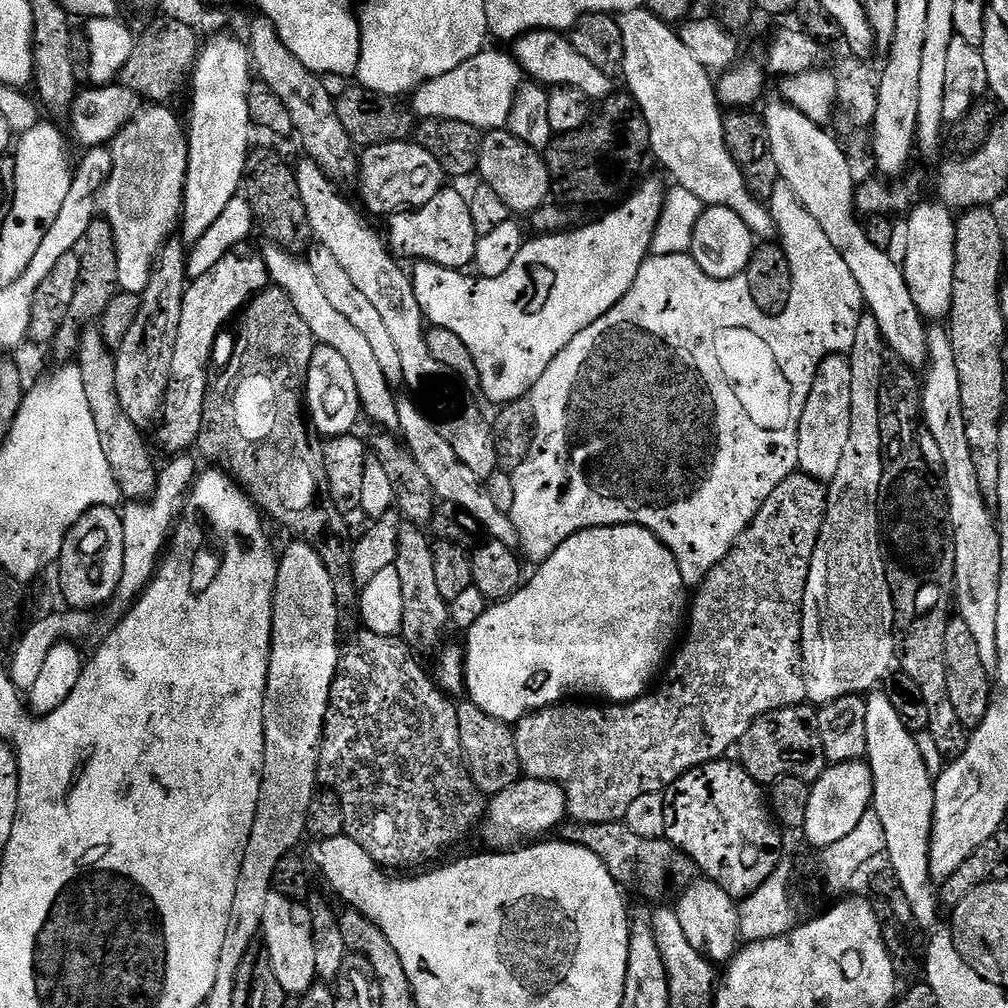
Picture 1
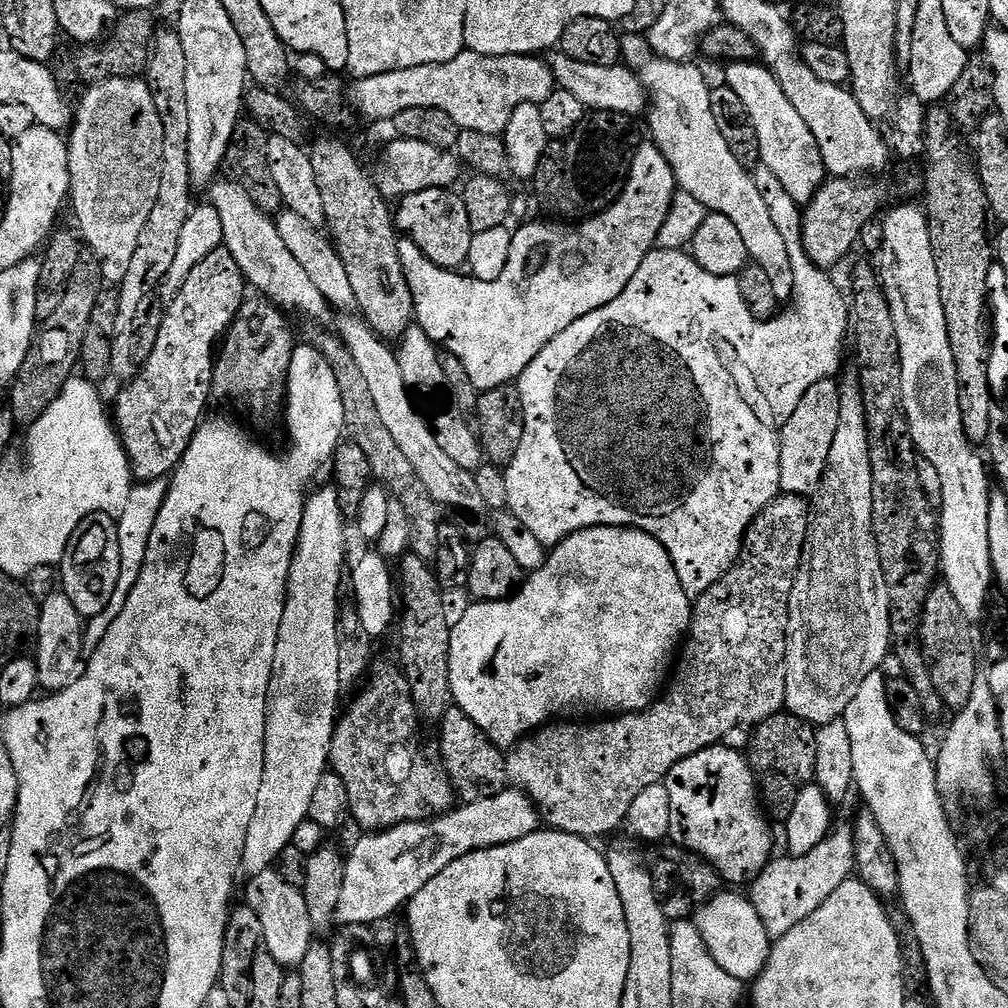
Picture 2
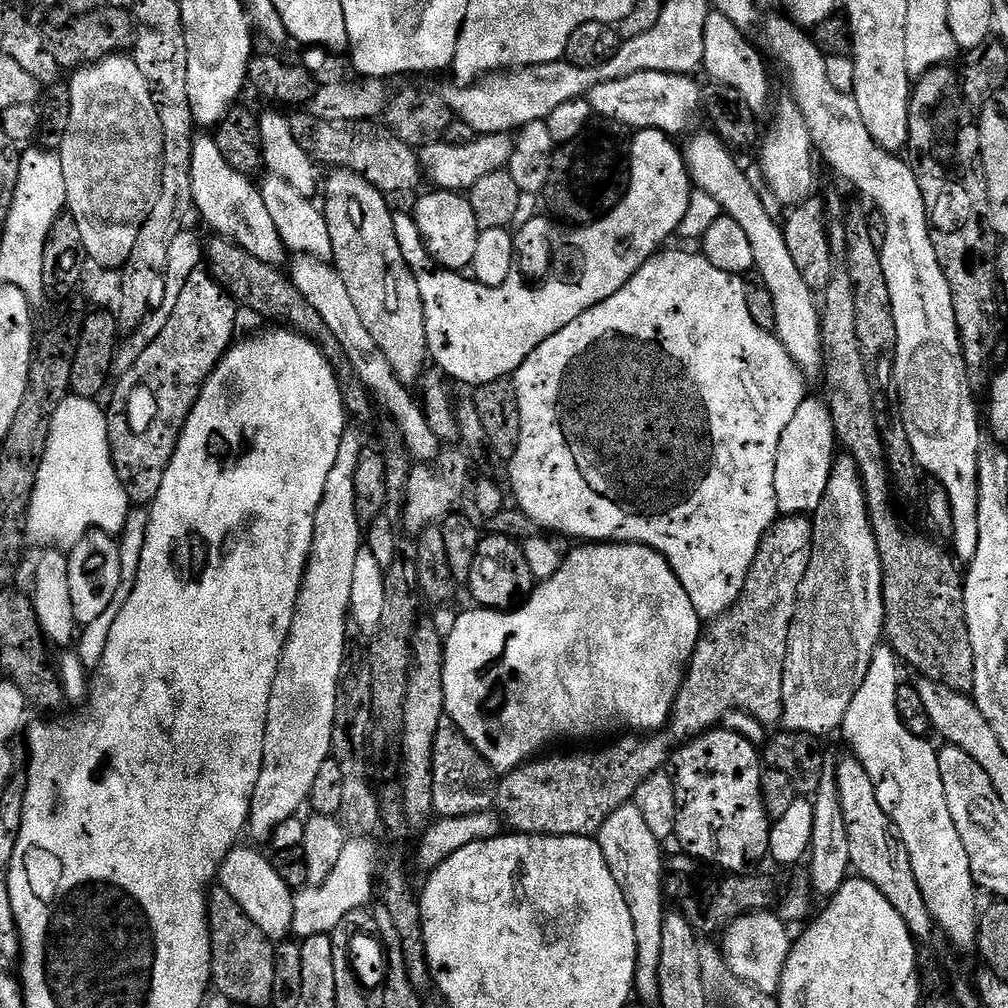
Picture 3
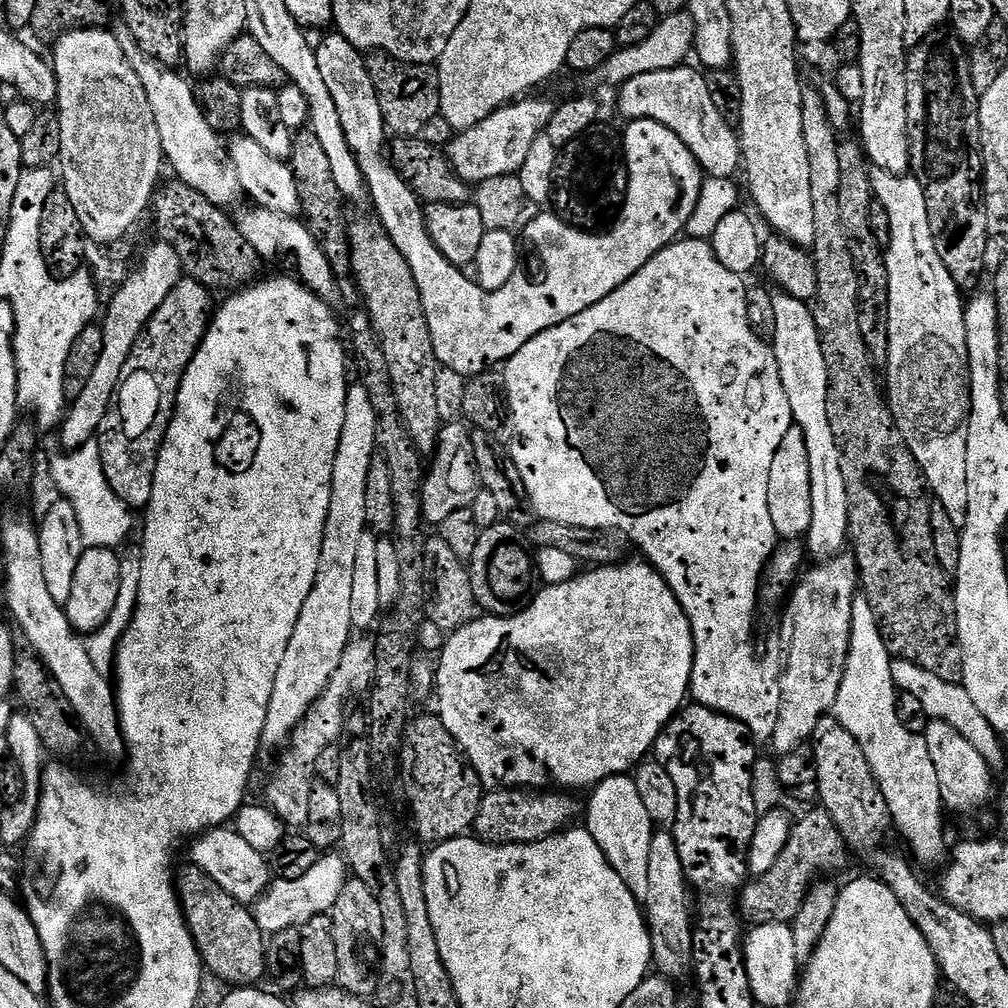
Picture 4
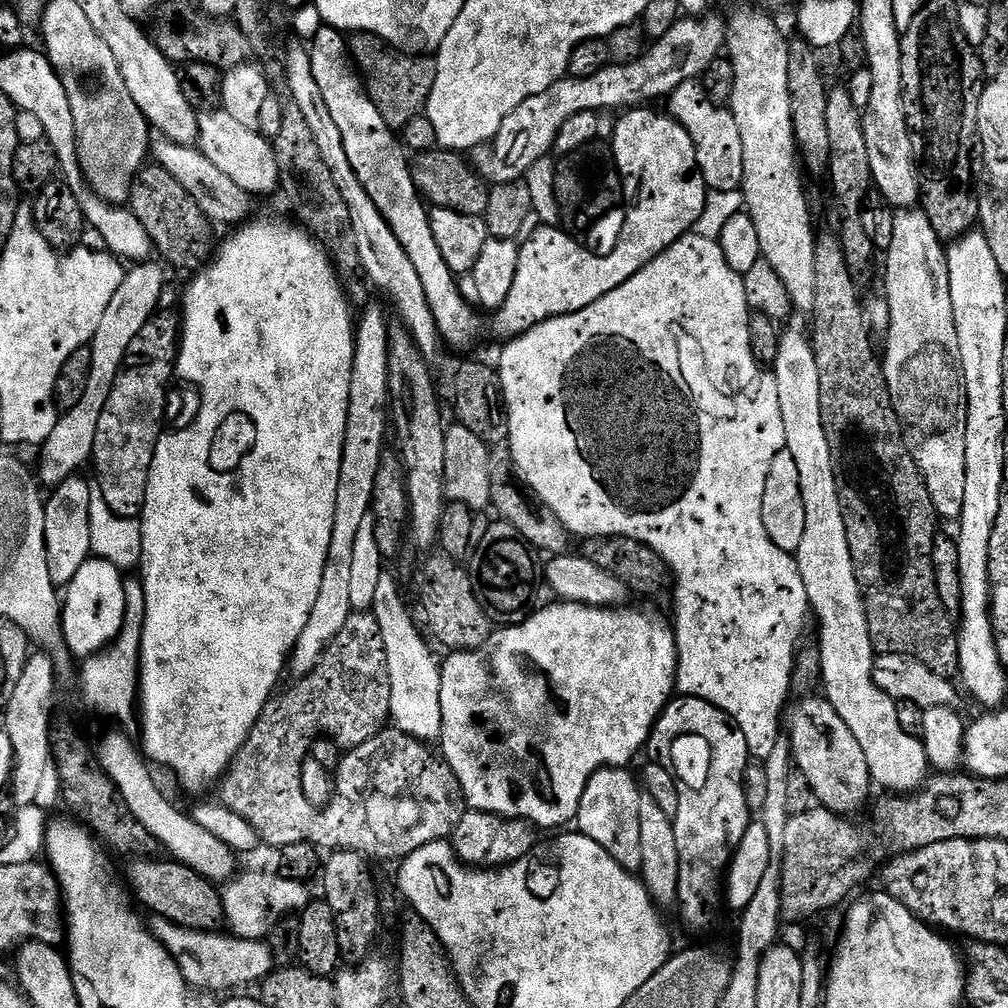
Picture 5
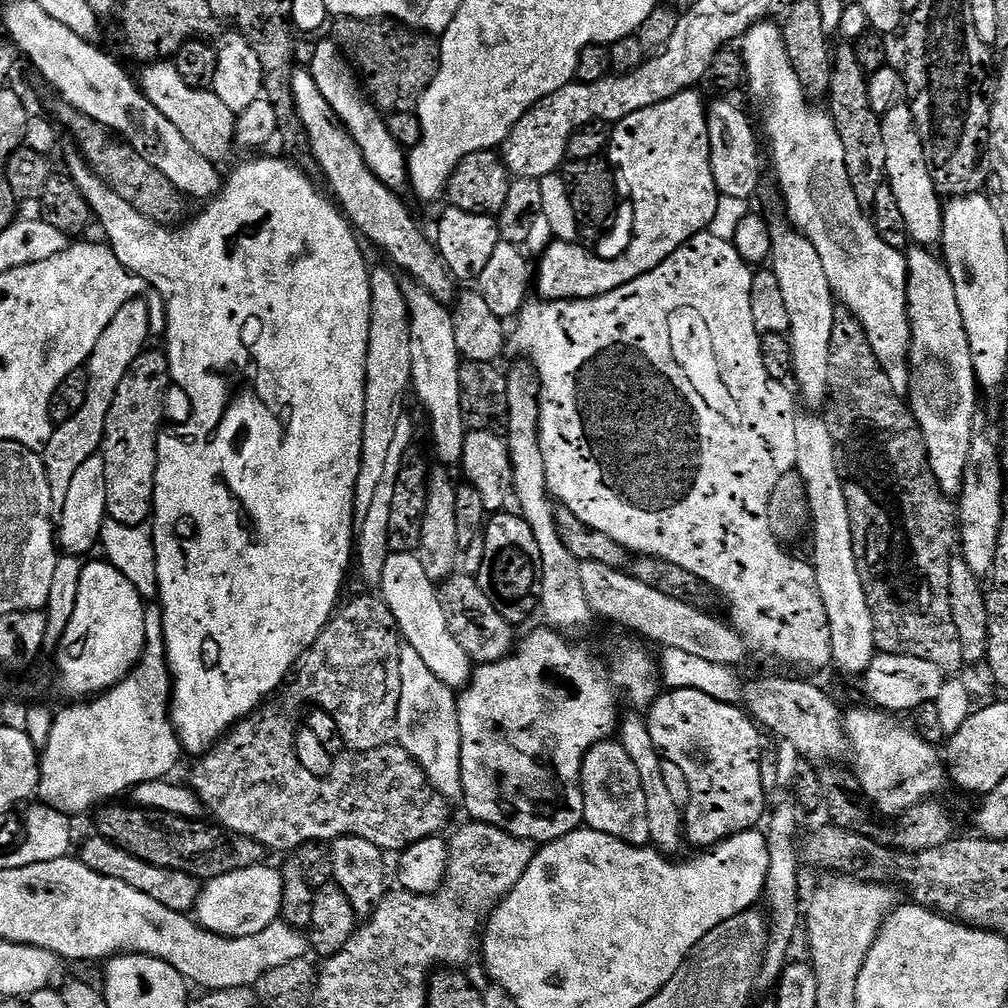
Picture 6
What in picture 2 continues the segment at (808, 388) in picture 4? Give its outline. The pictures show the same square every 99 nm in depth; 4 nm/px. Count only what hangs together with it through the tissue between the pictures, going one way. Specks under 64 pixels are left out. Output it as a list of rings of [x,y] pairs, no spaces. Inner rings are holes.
[[[640,34],[625,35],[620,41],[620,50],[623,63],[640,77],[648,91],[651,139],[662,150],[666,162],[670,162],[679,191],[694,194],[709,213],[717,212],[730,218],[738,234],[742,234],[749,261],[766,270],[780,301],[791,301],[796,291],[798,268],[792,265],[788,240],[780,233],[783,231],[776,223],[773,205],[769,197],[761,194],[758,180],[734,158],[730,146],[726,146],[726,138],[722,138],[722,130],[718,130],[718,122],[714,122],[714,110],[710,110],[712,88],[707,78],[695,68],[695,63],[656,55]]]

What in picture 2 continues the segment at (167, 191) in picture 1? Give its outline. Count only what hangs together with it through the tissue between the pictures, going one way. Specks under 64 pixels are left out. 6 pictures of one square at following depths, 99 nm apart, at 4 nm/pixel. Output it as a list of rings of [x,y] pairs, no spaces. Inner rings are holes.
[[[104,78],[104,79],[101,79],[99,82],[96,82],[96,83],[101,83],[101,84],[94,85],[93,88],[90,89],[89,92],[86,93],[85,96],[81,98],[80,108],[78,104],[78,109],[77,109],[77,112],[74,118],[74,125],[72,126],[70,130],[70,139],[67,141],[68,152],[69,152],[69,173],[72,176],[71,193],[70,193],[70,208],[72,204],[73,210],[76,211],[76,224],[78,227],[80,227],[81,234],[84,235],[85,241],[83,240],[83,243],[86,245],[86,248],[87,248],[86,243],[88,243],[88,248],[90,251],[92,251],[92,252],[89,252],[91,259],[94,259],[98,262],[98,266],[100,267],[100,272],[101,274],[104,275],[105,281],[107,281],[109,285],[115,284],[115,286],[122,285],[124,283],[124,279],[126,278],[127,274],[130,271],[130,264],[132,263],[134,259],[135,251],[138,250],[139,248],[140,239],[143,238],[144,231],[147,228],[147,223],[150,222],[151,212],[154,210],[155,204],[159,200],[159,187],[162,186],[163,162],[164,162],[164,158],[163,158],[164,117],[160,116],[158,112],[158,106],[156,105],[156,103],[154,102],[154,98],[152,97],[151,88],[148,87],[147,83],[145,83],[143,79],[140,79],[140,80],[136,80],[136,79],[140,79],[140,78]]]

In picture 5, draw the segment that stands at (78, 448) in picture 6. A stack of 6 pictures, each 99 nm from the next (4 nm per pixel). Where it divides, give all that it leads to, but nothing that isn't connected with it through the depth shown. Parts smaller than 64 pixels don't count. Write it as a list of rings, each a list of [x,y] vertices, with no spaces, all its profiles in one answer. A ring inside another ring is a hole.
[[[140,262],[129,267],[122,278],[122,286],[118,286],[114,298],[110,298],[110,306],[106,306],[106,314],[102,314],[102,322],[91,342],[92,365],[86,392],[82,400],[69,412],[57,419],[50,438],[39,449],[40,468],[38,479],[41,485],[55,486],[66,478],[77,475],[83,464],[87,465],[94,450],[94,434],[98,434],[98,418],[102,418],[102,410],[110,398],[110,390],[124,366],[124,356],[130,350],[130,342],[138,338],[138,330],[146,326],[151,316],[155,316],[161,307],[160,299],[164,296],[164,272],[153,262]]]

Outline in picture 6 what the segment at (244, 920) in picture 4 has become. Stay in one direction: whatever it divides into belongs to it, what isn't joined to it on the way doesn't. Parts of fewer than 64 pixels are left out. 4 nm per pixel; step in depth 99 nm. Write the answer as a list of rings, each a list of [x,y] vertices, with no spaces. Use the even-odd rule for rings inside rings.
[[[92,834],[81,846],[78,858],[83,864],[90,866],[90,870],[106,878],[118,878],[118,882],[126,882],[126,886],[142,890],[142,894],[154,898],[154,902],[162,902],[162,906],[170,906],[170,910],[175,912],[187,913],[193,907],[196,897],[200,895],[201,885],[196,877],[162,866],[150,866],[150,862],[142,862],[142,858],[134,858],[134,854],[126,854],[126,850],[114,846],[98,834]]]

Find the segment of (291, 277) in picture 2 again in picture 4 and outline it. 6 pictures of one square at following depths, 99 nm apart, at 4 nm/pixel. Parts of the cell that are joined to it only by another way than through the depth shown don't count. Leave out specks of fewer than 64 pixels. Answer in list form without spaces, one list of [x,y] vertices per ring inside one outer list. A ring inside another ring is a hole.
[[[120,26],[115,29],[116,41],[122,46],[124,57],[132,63],[132,69],[138,74],[146,94],[150,98],[150,106],[154,110],[154,118],[158,122],[158,134],[162,138],[162,150],[165,161],[177,172],[179,183],[198,190],[210,202],[228,206],[231,200],[241,199],[242,191],[238,180],[238,170],[234,170],[234,162],[226,144],[223,144],[221,133],[210,126],[208,114],[203,103],[192,93],[192,88],[171,67],[158,64],[149,58],[137,46],[128,29]]]

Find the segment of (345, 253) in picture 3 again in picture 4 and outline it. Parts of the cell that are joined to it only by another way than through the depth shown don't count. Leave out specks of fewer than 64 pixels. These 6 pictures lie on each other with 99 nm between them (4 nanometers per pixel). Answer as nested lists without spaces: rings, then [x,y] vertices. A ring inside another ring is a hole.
[[[375,219],[360,220],[351,225],[348,229],[348,237],[352,243],[352,275],[356,281],[356,286],[360,290],[360,298],[362,301],[363,311],[368,313],[372,329],[376,331],[376,337],[380,343],[382,354],[386,358],[386,366],[390,366],[390,382],[394,382],[394,394],[398,398],[398,410],[402,414],[402,422],[406,426],[406,430],[410,434],[410,438],[414,442],[414,446],[421,454],[432,454],[436,450],[436,439],[440,437],[440,429],[442,427],[442,419],[440,420],[440,384],[436,381],[436,372],[438,373],[438,365],[436,355],[434,354],[434,342],[430,338],[430,326],[426,322],[426,314],[422,306],[422,298],[418,294],[418,286],[414,282],[414,274],[410,270],[410,266],[406,262],[406,258],[402,258],[402,254],[398,250],[398,246],[394,246],[394,242],[388,237],[388,233],[380,226]]]

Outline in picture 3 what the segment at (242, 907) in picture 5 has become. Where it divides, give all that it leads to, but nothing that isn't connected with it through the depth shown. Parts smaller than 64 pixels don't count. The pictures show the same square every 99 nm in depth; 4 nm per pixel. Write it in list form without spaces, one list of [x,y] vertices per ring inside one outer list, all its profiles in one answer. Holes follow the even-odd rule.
[[[352,838],[342,850],[338,858],[338,866],[330,870],[330,874],[315,886],[305,887],[295,893],[294,918],[292,932],[297,937],[331,934],[344,921],[346,914],[359,912],[369,907],[372,900],[372,883],[377,883],[378,869],[381,867],[380,852],[376,849],[377,841],[372,838]]]

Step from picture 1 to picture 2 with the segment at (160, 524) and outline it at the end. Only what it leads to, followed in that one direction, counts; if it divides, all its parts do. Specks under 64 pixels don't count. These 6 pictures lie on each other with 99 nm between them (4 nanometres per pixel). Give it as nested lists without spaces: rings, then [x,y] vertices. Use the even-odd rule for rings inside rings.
[[[167,479],[140,482],[130,490],[130,498],[126,498],[126,510],[122,510],[116,520],[118,554],[120,555],[118,586],[114,586],[114,598],[110,598],[106,610],[102,610],[102,614],[91,617],[87,621],[84,629],[85,657],[92,656],[94,650],[98,650],[102,638],[106,638],[106,630],[110,630],[114,618],[118,618],[118,614],[122,614],[122,606],[126,606],[126,598],[130,598],[130,590],[134,590],[134,582],[138,582],[138,576],[146,562],[146,550],[150,546],[150,536],[154,530],[154,524],[158,522],[159,511],[162,510],[162,504],[168,494],[168,485]]]

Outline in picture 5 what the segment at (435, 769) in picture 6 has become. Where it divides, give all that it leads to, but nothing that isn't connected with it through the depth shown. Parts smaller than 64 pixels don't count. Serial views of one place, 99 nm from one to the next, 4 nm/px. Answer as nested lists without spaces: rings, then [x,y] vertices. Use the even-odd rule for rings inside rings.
[[[392,574],[384,575],[378,582],[374,602],[370,609],[382,626],[382,642],[386,642],[386,662],[390,674],[390,720],[401,732],[425,742],[439,741],[442,726],[442,682],[440,681],[441,661],[436,661],[430,645],[424,641],[404,596],[400,584]]]

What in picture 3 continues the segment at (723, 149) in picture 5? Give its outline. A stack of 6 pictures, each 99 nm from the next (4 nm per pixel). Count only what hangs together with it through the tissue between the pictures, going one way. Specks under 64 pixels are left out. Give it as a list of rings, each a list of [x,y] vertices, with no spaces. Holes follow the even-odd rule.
[[[643,72],[642,74],[630,74],[630,78],[622,78],[614,82],[602,82],[594,86],[586,99],[590,102],[593,113],[597,117],[612,120],[616,124],[622,124],[629,130],[653,128],[659,132],[677,134],[684,132],[692,124],[696,111],[702,108],[702,88],[692,81],[693,77],[688,74],[674,72]]]

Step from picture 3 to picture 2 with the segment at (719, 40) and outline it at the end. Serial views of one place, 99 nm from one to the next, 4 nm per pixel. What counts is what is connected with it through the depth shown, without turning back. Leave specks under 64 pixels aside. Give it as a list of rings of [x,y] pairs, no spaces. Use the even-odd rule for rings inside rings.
[[[732,62],[727,67],[723,83],[738,94],[742,106],[746,106],[746,114],[750,114],[750,122],[754,122],[754,130],[758,130],[760,164],[772,171],[771,179],[795,204],[807,206],[826,183],[822,150],[818,150],[810,126],[806,126],[802,114],[790,106],[790,98],[786,98],[782,86],[778,86],[778,78],[771,68],[760,62]]]

